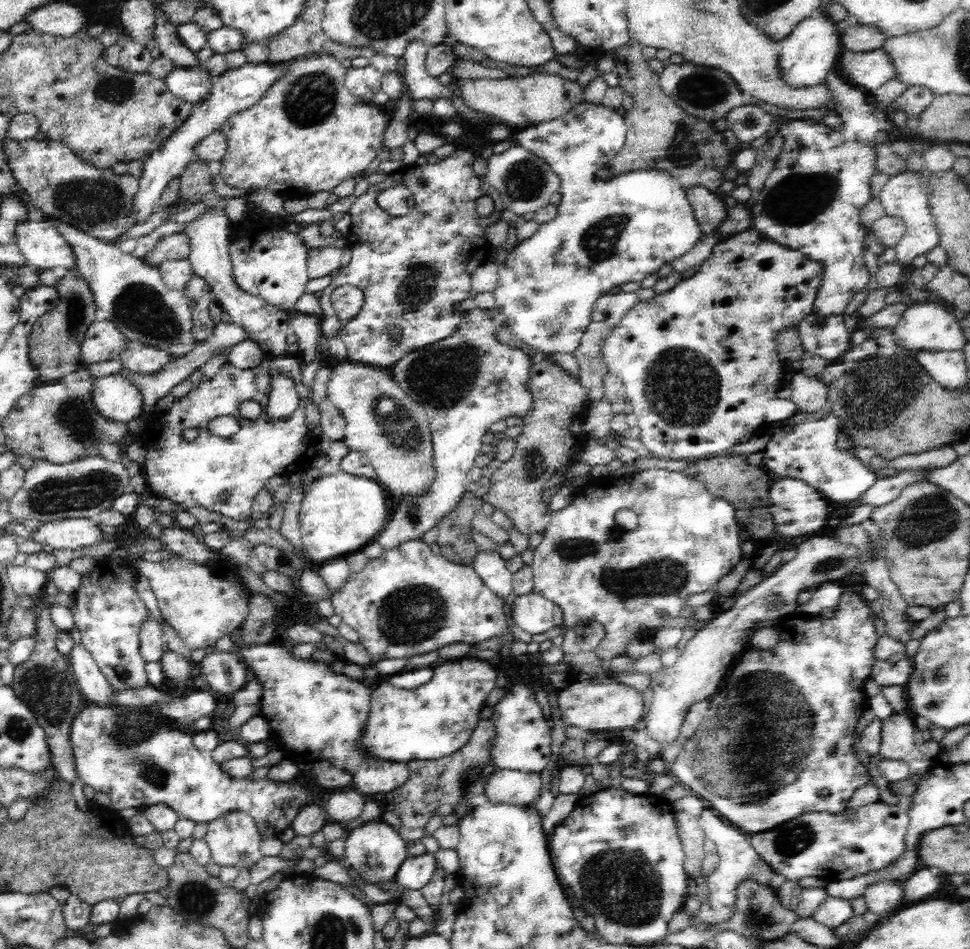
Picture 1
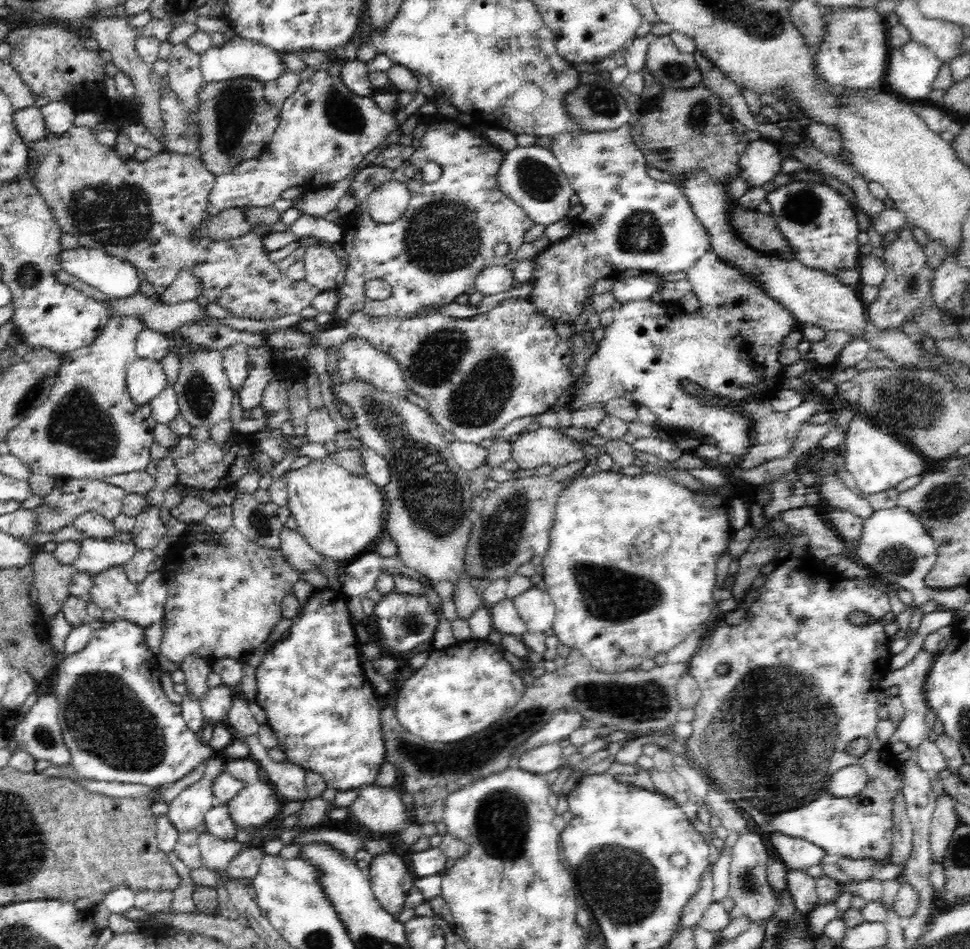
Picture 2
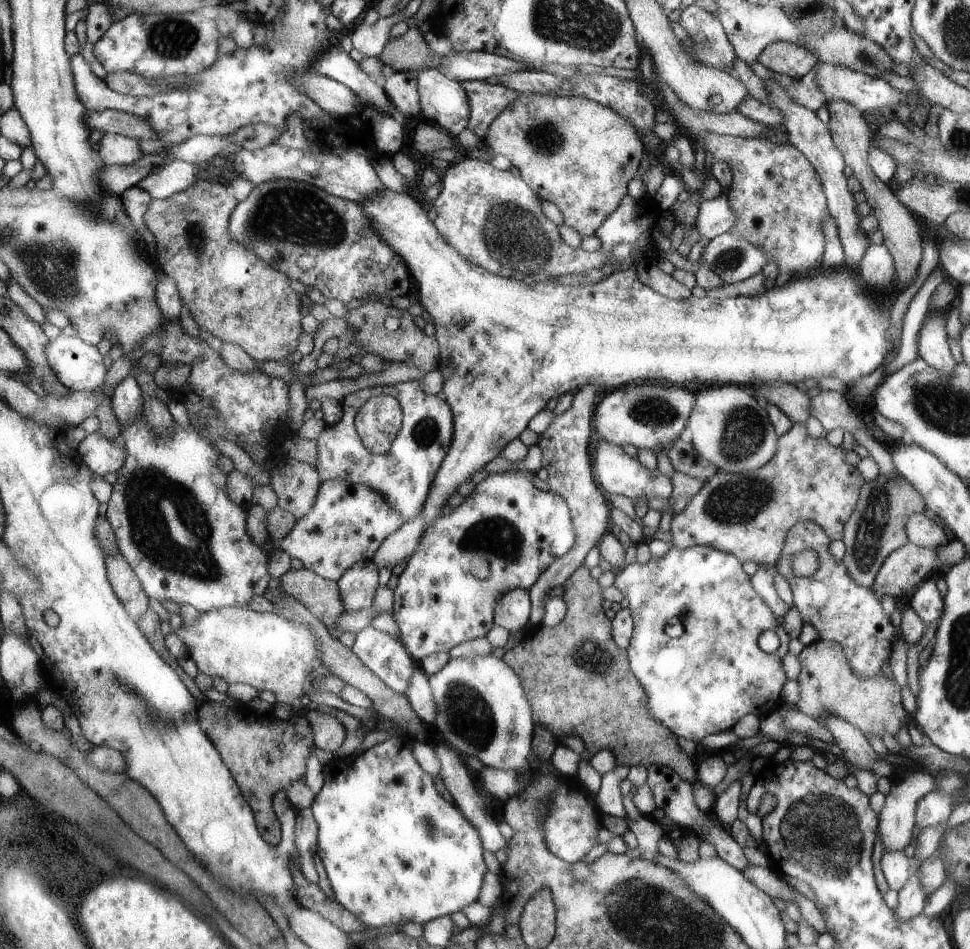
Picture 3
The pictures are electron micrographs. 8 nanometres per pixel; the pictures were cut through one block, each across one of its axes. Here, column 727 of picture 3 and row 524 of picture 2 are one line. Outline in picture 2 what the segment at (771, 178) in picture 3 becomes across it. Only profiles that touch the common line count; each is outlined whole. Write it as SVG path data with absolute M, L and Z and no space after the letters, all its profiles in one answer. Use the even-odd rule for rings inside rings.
M150 505L144 508L135 516L135 525L131 533L136 548L153 549L166 534L166 528L160 519L160 508ZM190 524L190 527L194 528L196 532L208 532L208 542L194 542L190 544L190 554L186 558L186 582L180 580L180 582L167 583L167 599L164 604L164 636L162 636L161 646L159 654L166 657L169 661L172 661L175 665L180 667L184 659L188 656L200 656L206 658L209 661L216 662L224 658L232 658L233 660L244 661L252 652L256 651L262 644L267 643L271 638L271 632L275 628L275 624L282 619L282 601L283 598L292 591L292 586L299 580L296 569L285 559L283 552L278 548L264 548L258 546L256 543L250 543L244 535L241 534L232 524L224 530L224 532L215 532L215 530L209 530L200 524Z

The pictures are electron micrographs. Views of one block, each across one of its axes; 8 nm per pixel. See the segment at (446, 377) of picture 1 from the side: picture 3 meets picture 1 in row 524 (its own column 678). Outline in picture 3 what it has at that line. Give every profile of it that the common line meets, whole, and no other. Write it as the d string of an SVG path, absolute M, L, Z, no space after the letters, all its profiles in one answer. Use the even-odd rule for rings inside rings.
M645 383L608 390L591 418L595 438L621 447L632 444L637 449L649 448L658 454L657 450L666 450L667 444L674 442L687 427L697 400L695 396L695 393L680 386L656 386Z

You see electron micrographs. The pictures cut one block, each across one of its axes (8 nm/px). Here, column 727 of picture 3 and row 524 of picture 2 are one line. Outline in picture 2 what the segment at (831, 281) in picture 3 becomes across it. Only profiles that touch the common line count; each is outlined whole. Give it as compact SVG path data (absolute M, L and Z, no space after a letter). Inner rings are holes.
M312 459L308 465L296 470L286 470L280 479L288 483L288 504L290 514L298 523L297 531L304 540L325 558L347 563L368 552L366 548L378 537L385 536L386 500L383 489L365 476L354 476L330 459Z

